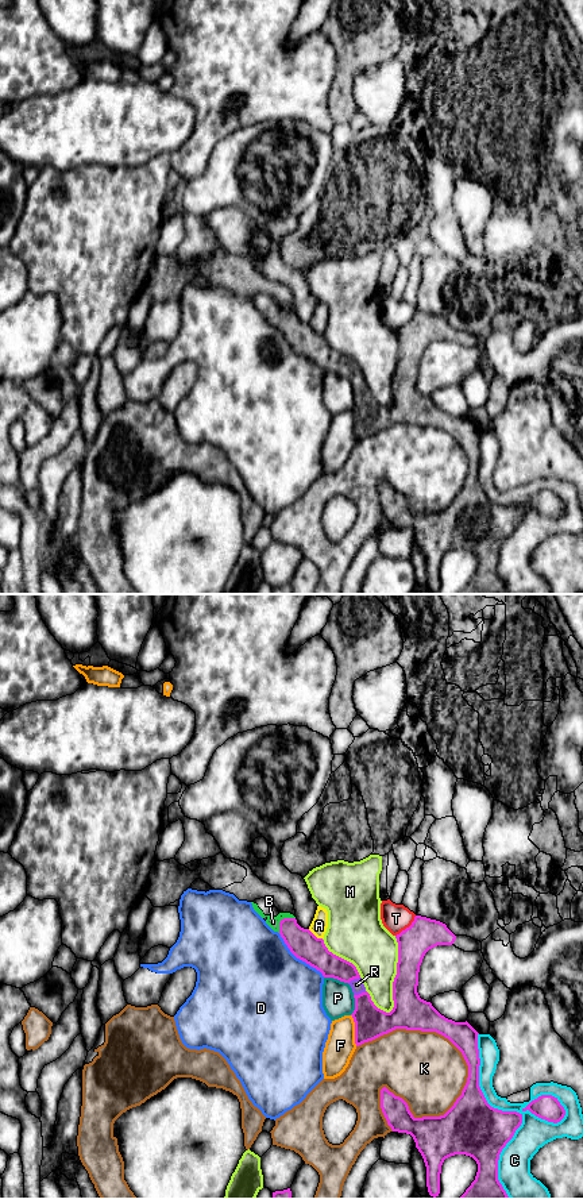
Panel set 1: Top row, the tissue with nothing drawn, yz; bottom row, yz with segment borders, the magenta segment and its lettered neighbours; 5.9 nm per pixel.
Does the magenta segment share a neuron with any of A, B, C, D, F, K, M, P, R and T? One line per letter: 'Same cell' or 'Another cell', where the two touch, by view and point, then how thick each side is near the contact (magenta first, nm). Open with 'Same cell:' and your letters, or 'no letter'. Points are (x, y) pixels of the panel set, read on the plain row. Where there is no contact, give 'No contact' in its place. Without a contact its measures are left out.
Same cell: B, R
A: Another cell. Touches magenta at yz (313, 330). Thickness 170 nm (magenta) against 100 nm
B: Same cell. Touches magenta at yz (282, 315). Thickness 170 nm (magenta) against 70 nm
C: Another cell. Touches magenta at yz (512, 507). Thickness 320 nm (magenta) against 190 nm
D: Another cell. Touches magenta at yz (298, 353). Thickness 170 nm (magenta) against 480 nm
F: Another cell. Touches magenta at yz (355, 425). Thickness 190 nm (magenta) against 180 nm
K: Another cell. Touches magenta at yz (424, 425). Thickness 200 nm (magenta) against 440 nm
M: Another cell. Touches magenta at yz (396, 370). Thickness 200 nm (magenta) against 300 nm
P: Another cell. Touches magenta at yz (336, 373). Thickness 160 nm (magenta) against 190 nm
R: Same cell. Touches magenta at yz (359, 389). Thickness 190 nm (magenta) against 80 nm
T: Another cell. Touches magenta at yz (406, 323). Thickness 190 nm (magenta) against 160 nm

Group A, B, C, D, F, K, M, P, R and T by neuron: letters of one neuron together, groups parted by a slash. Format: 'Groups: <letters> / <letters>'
Groups: A / B R / C / D / F / K / M / P / T

